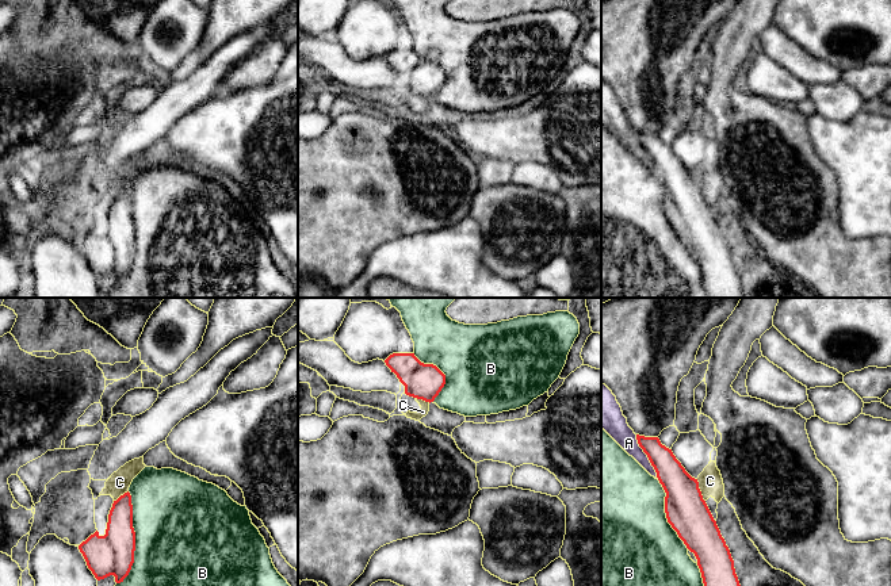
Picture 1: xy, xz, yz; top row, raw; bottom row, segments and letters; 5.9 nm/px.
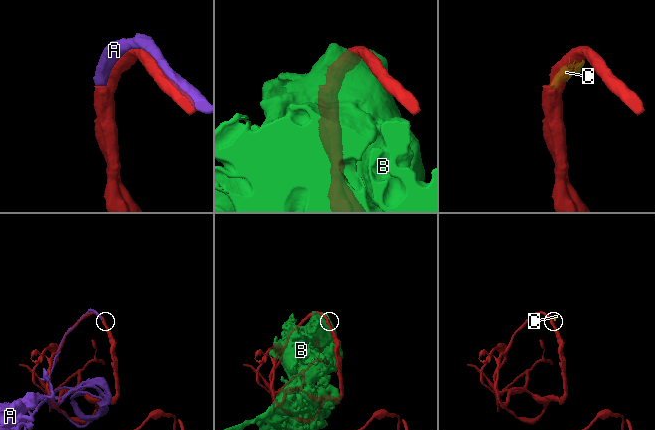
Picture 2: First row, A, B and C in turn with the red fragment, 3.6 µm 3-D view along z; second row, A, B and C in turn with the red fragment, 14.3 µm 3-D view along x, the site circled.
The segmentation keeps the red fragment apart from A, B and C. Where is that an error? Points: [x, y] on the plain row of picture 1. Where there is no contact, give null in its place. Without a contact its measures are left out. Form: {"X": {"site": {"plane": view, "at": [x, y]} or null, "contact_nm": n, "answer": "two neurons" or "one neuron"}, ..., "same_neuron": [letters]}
{"A": {"site": {"plane": "yz", "at": [647, 153]}, "contact_nm": 300, "answer": "one neuron"}, "B": {"site": {"plane": "xy", "at": [134, 236]}, "contact_nm": 550, "answer": "two neurons"}, "C": {"site": {"plane": "yz", "at": [699, 187]}, "contact_nm": 140, "answer": "two neurons"}, "same_neuron": ["A"]}

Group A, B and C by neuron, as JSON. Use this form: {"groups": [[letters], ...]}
{"groups": [["A"], ["B"], ["C"]]}

